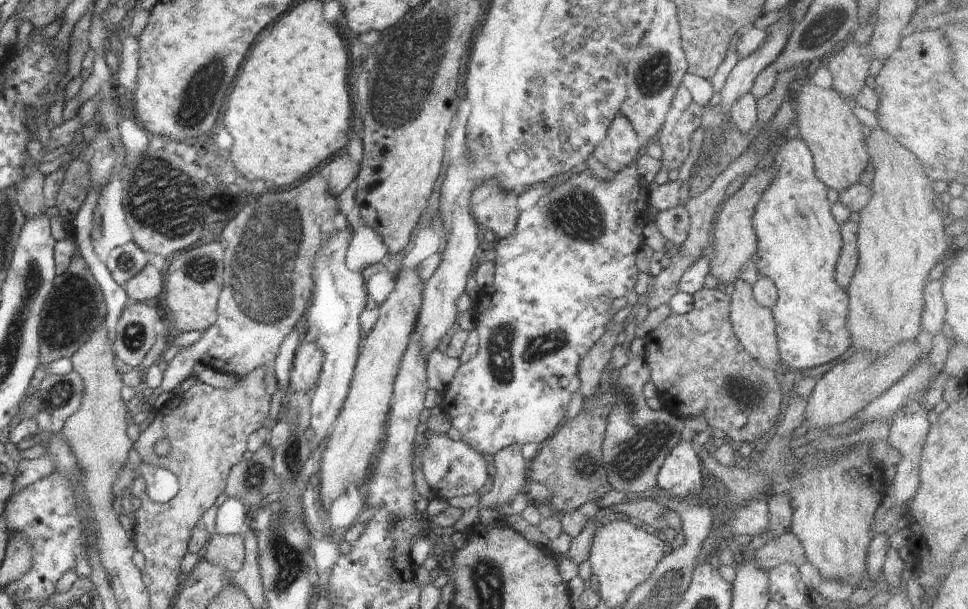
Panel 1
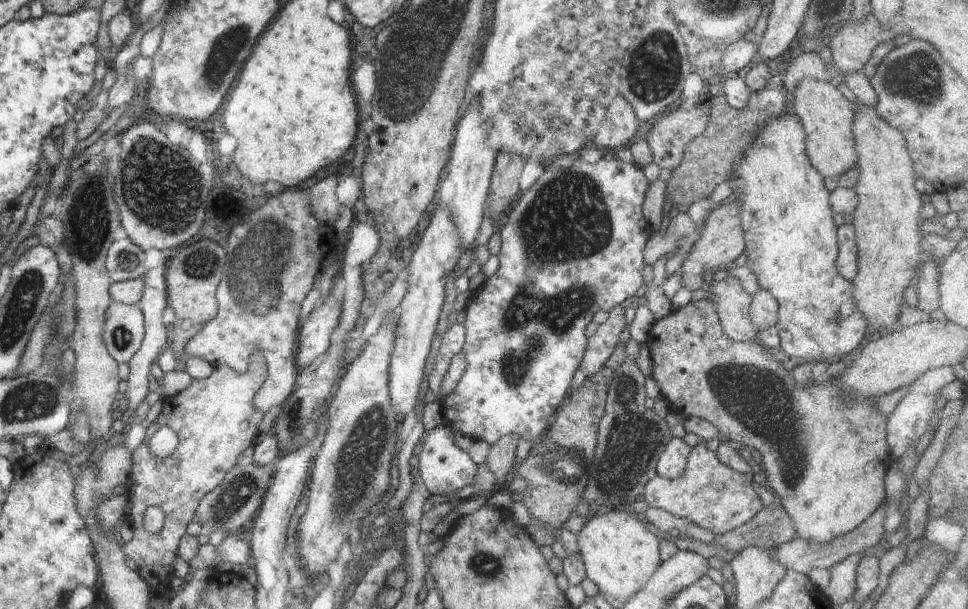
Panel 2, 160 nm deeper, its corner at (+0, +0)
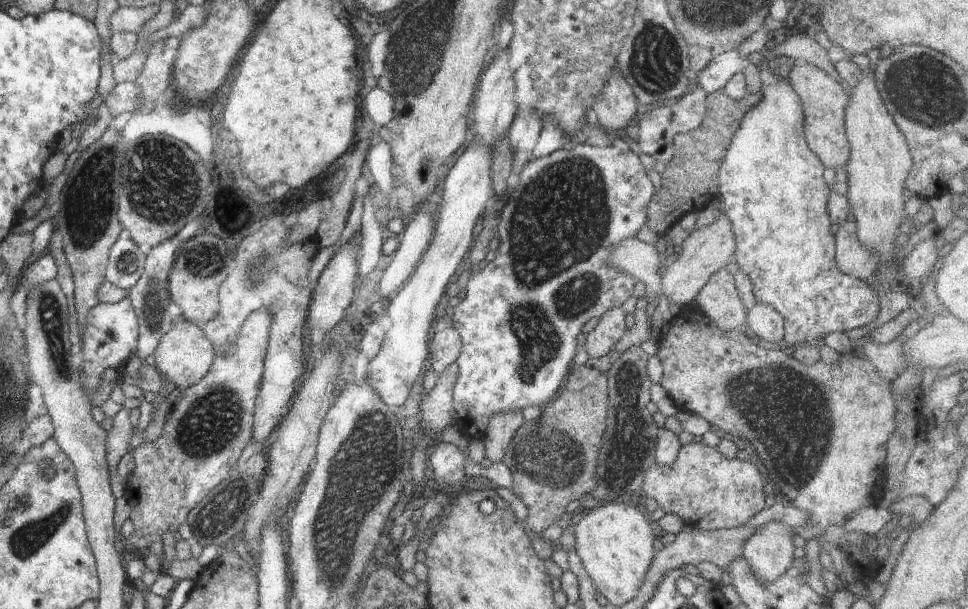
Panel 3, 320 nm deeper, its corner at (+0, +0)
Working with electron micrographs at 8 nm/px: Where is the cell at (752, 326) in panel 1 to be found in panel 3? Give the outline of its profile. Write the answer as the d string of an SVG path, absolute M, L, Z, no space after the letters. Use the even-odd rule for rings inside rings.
M727 268L712 273L696 299L697 306L720 330L746 331L747 310L736 292L734 275Z

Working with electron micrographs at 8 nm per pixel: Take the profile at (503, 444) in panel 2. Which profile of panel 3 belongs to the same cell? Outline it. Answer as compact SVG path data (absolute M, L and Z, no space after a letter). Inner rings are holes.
M520 409L494 413L489 416L489 423L485 428L483 441L485 456L490 460L491 464L503 460L508 445L521 424L524 424L524 417Z

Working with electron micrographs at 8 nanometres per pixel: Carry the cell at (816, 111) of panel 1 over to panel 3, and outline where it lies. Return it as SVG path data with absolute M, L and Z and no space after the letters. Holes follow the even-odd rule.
M797 62L788 77L792 88L798 93L805 118L805 141L810 150L820 159L825 168L844 167L850 158L850 144L845 133L845 110L848 104L848 89L838 84L819 66Z

